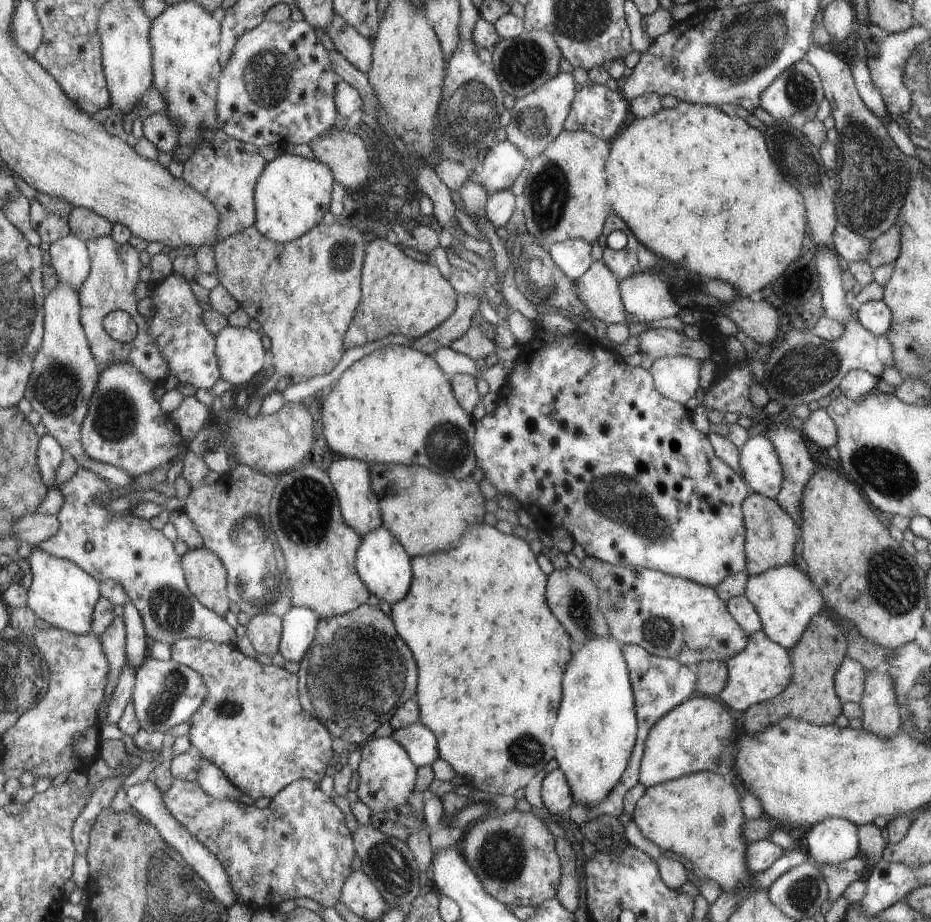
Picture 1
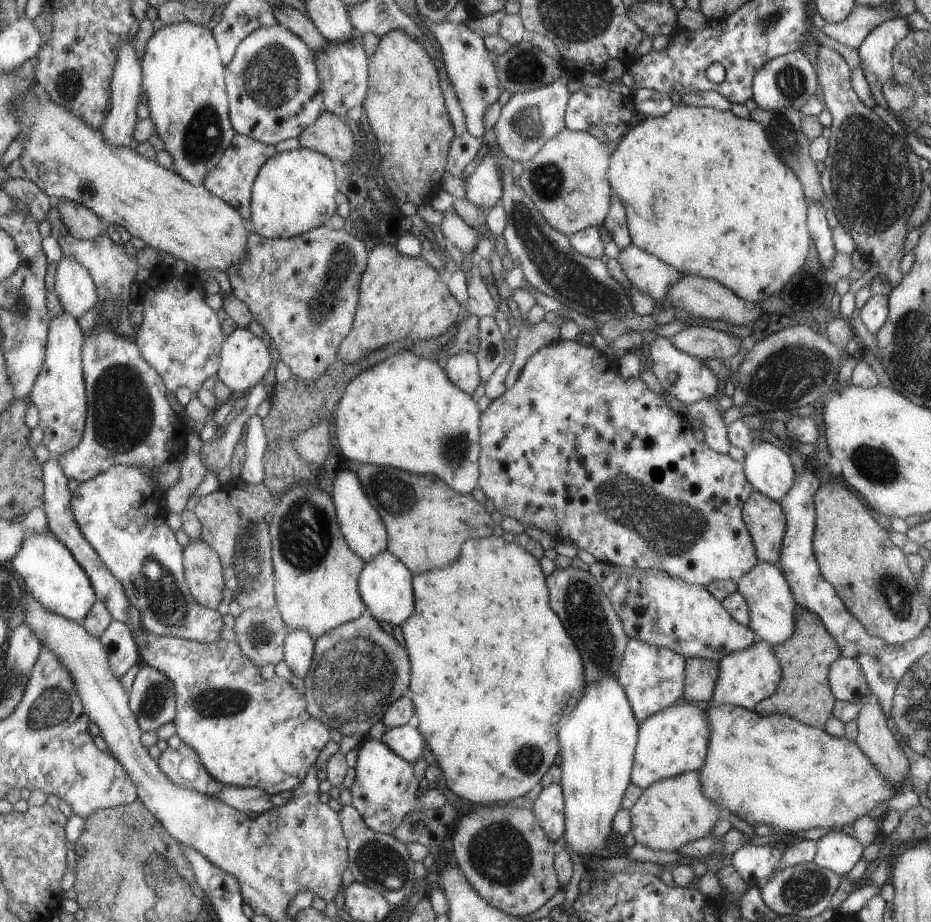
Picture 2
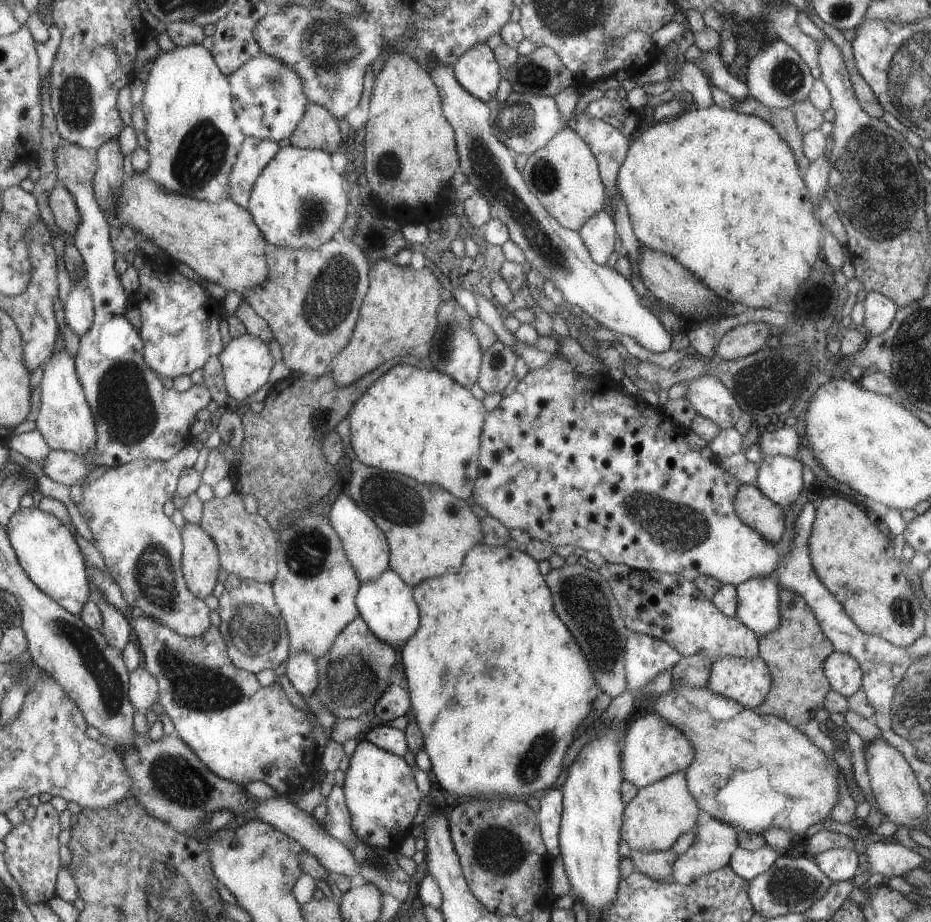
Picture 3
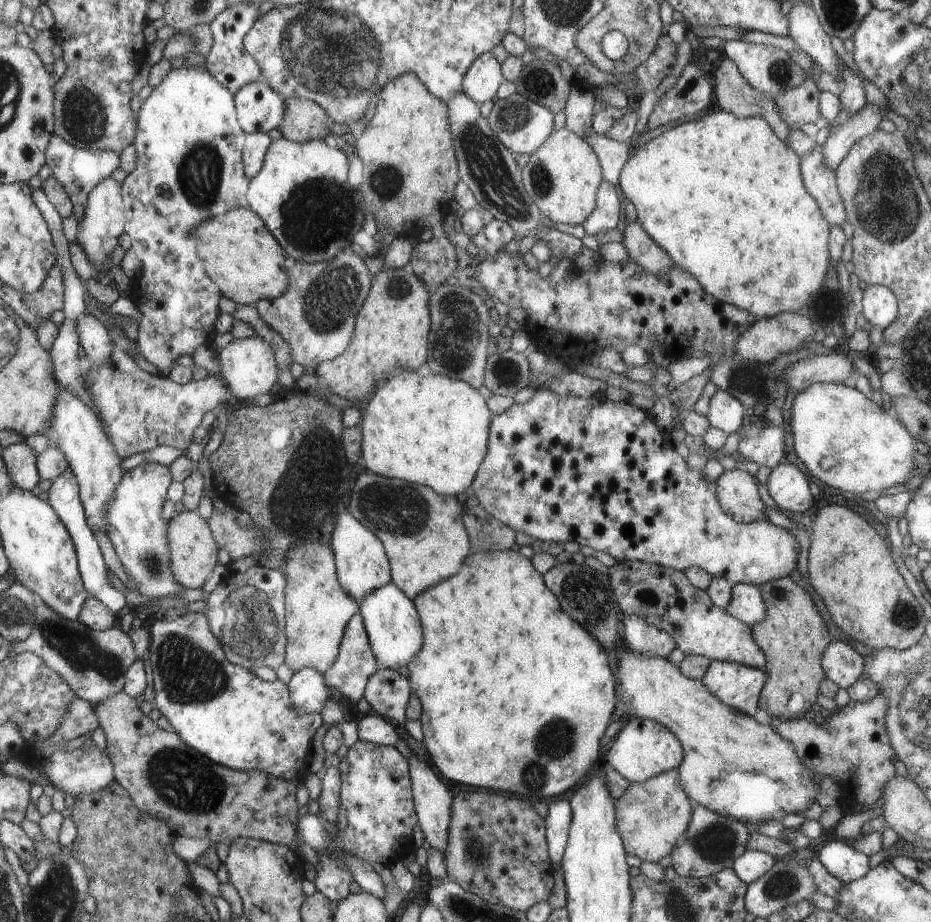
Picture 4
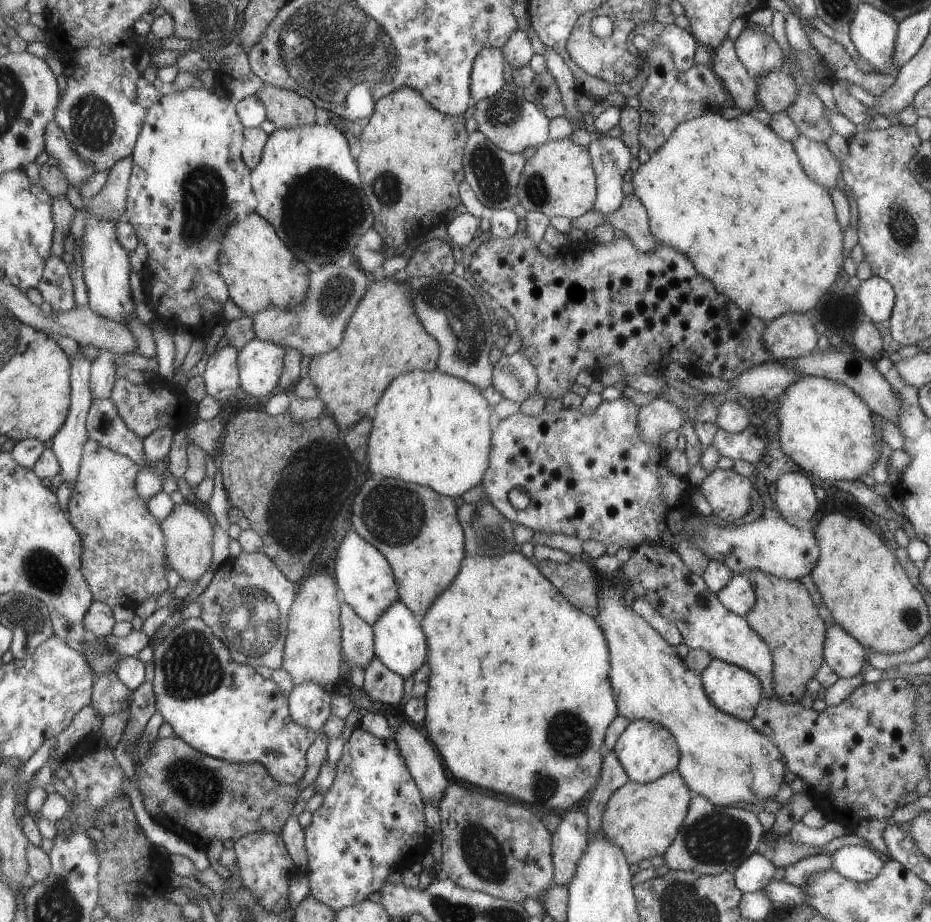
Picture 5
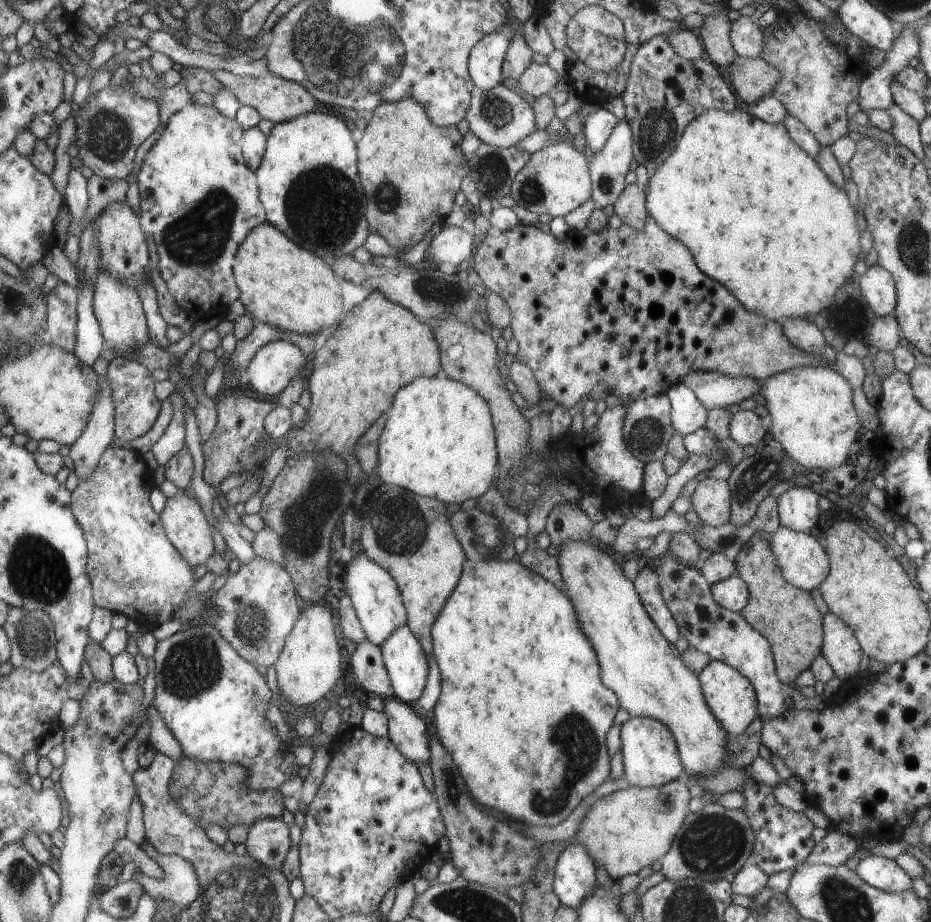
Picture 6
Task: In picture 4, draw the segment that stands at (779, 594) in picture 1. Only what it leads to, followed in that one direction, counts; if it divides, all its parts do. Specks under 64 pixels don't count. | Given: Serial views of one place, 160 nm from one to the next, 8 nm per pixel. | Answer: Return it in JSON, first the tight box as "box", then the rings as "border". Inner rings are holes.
{"box":[725,583,767,627],"border":[[[748,583],[734,584],[730,603],[725,610],[731,617],[751,627],[765,620],[767,616],[761,590],[757,585]]]}

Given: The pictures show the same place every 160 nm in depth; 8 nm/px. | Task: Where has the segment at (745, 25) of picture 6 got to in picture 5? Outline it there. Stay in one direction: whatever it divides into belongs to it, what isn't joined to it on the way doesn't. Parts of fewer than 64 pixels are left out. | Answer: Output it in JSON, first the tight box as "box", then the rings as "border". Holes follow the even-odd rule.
{"box":[733,26,783,79],"border":[[[757,26],[742,30],[733,46],[743,68],[754,79],[782,71],[783,54],[775,40],[759,32]]]}

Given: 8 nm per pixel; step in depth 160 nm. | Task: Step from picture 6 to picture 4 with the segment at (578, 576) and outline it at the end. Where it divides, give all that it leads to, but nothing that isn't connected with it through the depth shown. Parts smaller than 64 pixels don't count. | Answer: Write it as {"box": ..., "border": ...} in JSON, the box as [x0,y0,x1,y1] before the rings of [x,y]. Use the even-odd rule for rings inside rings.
{"box":[611,648,819,823],"border":[[[629,648],[617,649],[615,679],[619,680],[619,701],[611,721],[619,719],[648,719],[669,729],[681,742],[682,763],[676,769],[681,778],[683,790],[693,804],[703,806],[719,815],[742,821],[759,823],[803,811],[815,802],[814,779],[819,776],[801,764],[801,758],[794,752],[789,741],[782,740],[768,724],[757,724],[752,716],[729,708],[719,701],[700,680],[685,677],[675,664],[659,656],[635,654]]]}

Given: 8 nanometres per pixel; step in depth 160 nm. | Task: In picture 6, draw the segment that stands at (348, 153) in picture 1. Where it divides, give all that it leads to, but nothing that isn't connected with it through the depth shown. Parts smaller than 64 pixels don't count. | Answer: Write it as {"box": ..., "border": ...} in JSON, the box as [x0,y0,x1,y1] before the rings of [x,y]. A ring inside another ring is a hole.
{"box":[212,70,318,124],"border":[[[216,70],[212,73],[226,89],[237,96],[242,105],[251,105],[261,113],[264,119],[270,120],[274,124],[296,119],[301,115],[315,111],[315,108],[317,108],[318,100],[303,84],[286,79],[273,72],[269,72],[263,77],[241,76],[226,70]]]}

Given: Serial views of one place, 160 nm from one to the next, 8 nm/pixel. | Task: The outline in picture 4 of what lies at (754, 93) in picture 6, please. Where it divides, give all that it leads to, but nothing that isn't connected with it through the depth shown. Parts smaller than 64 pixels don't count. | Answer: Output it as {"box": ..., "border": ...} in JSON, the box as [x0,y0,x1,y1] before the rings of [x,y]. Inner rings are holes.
{"box":[772,78,820,129],"border":[[[807,78],[797,88],[789,88],[772,100],[779,110],[779,118],[794,129],[793,124],[813,124],[820,117],[818,110],[818,92],[816,84]]]}

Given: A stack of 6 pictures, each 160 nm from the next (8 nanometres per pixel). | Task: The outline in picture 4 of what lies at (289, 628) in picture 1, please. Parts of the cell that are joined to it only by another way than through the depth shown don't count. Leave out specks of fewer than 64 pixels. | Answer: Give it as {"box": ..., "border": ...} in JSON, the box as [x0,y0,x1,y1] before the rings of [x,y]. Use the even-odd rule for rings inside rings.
{"box":[289,668,331,714],"border":[[[315,668],[294,672],[289,686],[295,706],[306,714],[320,713],[327,701],[331,700],[331,688],[325,682],[324,674]]]}

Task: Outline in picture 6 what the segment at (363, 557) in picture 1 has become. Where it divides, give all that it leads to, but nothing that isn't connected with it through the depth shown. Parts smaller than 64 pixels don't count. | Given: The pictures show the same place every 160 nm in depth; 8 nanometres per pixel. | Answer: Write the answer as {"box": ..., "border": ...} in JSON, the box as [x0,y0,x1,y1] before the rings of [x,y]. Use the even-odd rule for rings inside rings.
{"box":[382,624,427,703],"border":[[[407,624],[396,628],[382,644],[393,696],[404,703],[417,700],[427,678],[425,650]]]}

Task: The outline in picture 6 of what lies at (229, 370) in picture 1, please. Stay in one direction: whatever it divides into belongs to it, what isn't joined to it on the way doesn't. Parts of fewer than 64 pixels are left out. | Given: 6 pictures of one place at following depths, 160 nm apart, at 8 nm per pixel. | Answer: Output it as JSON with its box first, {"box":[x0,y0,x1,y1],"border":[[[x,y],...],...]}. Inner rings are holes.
{"box":[247,341,307,396],"border":[[[271,341],[254,355],[248,366],[247,378],[252,386],[263,396],[279,396],[290,384],[291,381],[302,374],[305,368],[307,357],[303,350],[286,341]]]}

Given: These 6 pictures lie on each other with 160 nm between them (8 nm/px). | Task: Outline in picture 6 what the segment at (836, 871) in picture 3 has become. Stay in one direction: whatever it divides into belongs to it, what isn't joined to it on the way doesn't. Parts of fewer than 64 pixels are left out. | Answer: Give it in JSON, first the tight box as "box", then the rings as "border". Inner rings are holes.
{"box":[854,856,911,893],"border":[[[867,856],[854,869],[868,885],[890,893],[911,889],[911,878],[893,859],[881,856]]]}

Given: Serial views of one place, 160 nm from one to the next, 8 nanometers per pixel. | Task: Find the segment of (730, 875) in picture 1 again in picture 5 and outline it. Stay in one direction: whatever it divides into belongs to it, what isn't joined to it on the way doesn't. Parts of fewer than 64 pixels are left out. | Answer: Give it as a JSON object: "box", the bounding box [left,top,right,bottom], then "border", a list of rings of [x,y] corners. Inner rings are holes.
{"box":[598,770,693,864],"border":[[[676,770],[669,771],[650,783],[627,781],[609,796],[598,820],[602,834],[617,844],[627,858],[627,864],[637,864],[653,856],[663,856],[674,842],[683,819],[686,818],[693,793]]]}

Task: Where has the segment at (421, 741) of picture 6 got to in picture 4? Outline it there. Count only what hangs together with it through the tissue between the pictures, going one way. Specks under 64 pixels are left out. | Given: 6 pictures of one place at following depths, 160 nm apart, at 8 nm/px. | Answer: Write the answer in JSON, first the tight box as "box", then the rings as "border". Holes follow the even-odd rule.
{"box":[410,753,453,854],"border":[[[411,753],[410,761],[411,785],[413,786],[414,812],[418,814],[419,840],[428,848],[433,848],[444,854],[449,846],[449,814],[453,807],[451,794],[447,786],[433,774],[433,770],[423,760]]]}

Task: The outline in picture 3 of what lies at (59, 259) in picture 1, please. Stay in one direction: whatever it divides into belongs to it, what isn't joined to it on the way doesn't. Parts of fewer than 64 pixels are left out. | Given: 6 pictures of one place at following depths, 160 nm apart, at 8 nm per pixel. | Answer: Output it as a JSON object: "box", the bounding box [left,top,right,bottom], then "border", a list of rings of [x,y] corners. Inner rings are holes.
{"box":[64,286,96,338],"border":[[[72,286],[67,296],[64,312],[67,325],[80,338],[83,338],[93,326],[96,319],[96,306],[93,293],[85,288]]]}

